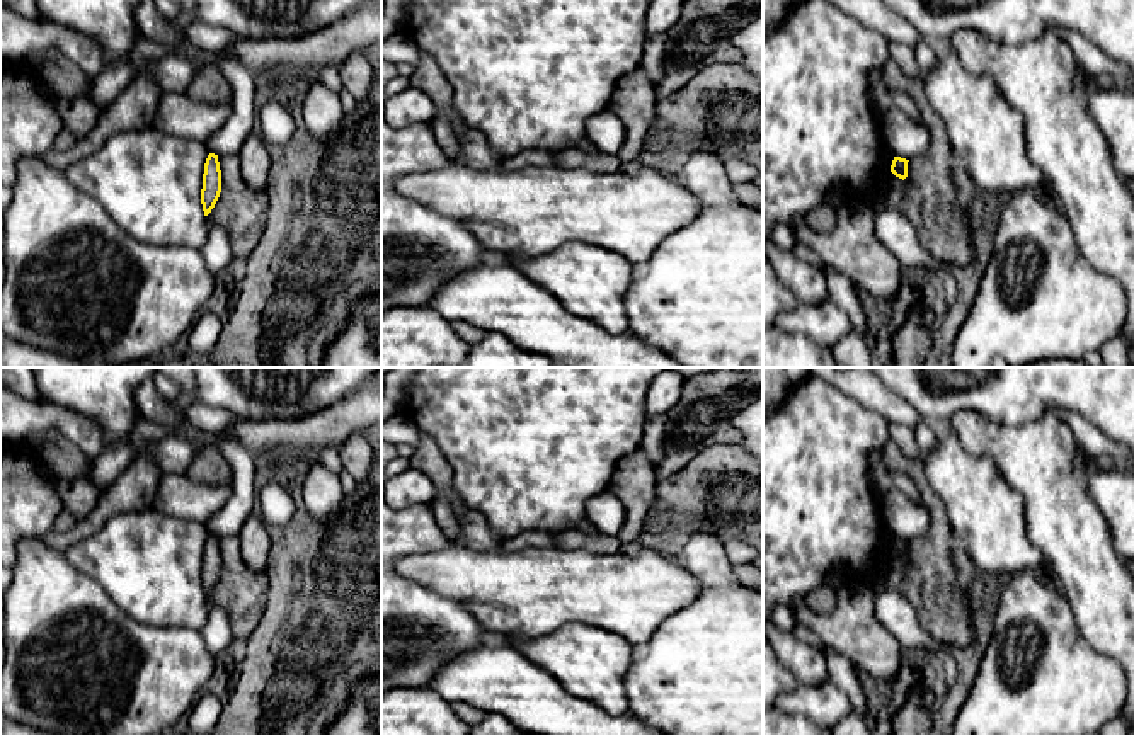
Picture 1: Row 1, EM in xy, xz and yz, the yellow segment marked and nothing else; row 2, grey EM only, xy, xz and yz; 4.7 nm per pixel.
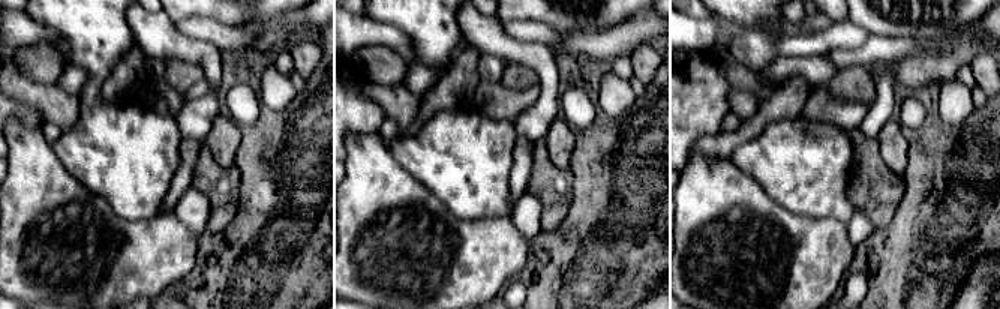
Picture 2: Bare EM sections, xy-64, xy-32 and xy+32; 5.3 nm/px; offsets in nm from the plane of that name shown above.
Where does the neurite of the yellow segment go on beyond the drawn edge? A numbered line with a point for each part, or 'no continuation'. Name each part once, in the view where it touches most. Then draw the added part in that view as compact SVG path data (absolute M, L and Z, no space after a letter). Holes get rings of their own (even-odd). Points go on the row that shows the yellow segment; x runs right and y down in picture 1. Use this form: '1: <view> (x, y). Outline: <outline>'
no continuation

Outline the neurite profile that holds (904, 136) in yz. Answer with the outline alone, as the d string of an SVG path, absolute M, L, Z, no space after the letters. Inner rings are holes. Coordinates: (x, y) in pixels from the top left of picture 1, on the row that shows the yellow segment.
M891 109L880 117L884 138L894 157L913 158L930 145L930 129L923 121L911 119L904 111Z

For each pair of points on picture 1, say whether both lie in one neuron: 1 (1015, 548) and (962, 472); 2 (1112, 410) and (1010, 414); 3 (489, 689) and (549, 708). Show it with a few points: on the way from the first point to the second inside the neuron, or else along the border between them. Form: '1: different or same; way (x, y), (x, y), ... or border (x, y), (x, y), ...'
1: same; way (996, 529), (973, 490)
2: same; way (1087, 395), (1036, 395)
3: same; way (504, 689), (520, 689), (533, 700)

